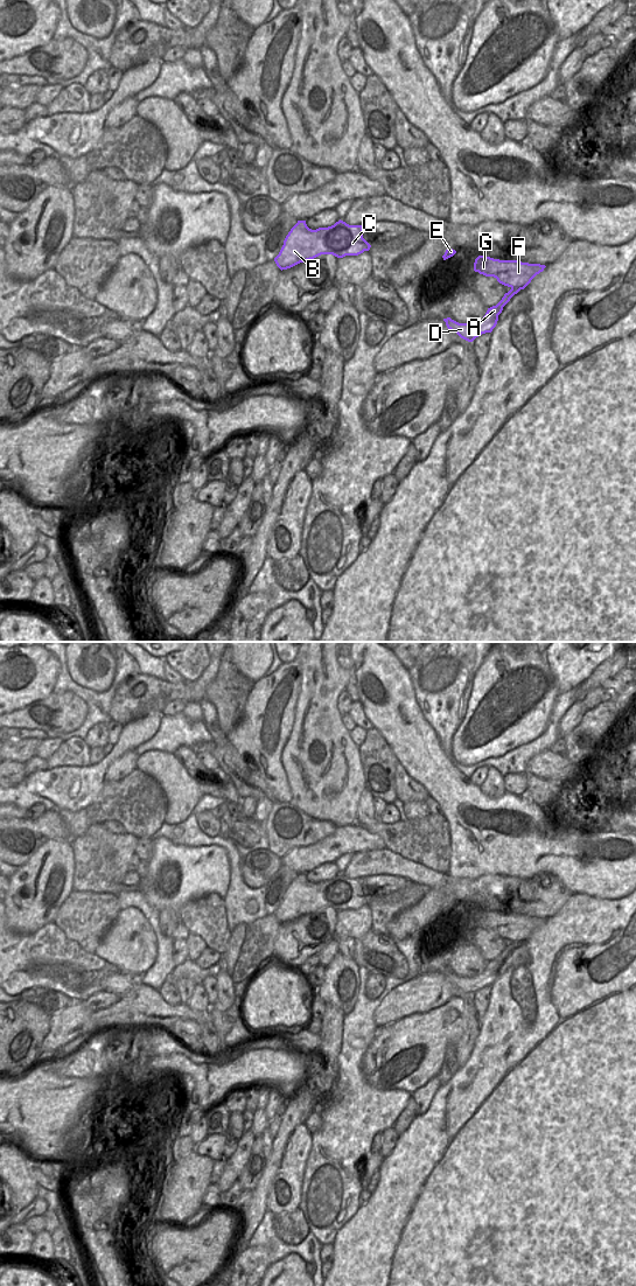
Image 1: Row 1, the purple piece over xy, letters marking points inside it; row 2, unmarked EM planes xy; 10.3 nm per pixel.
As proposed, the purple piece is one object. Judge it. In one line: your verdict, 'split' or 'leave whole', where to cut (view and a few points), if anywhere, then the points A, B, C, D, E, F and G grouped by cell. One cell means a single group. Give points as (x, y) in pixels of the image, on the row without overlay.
split | xy (511, 941), (519, 943) | A D / B C E F G

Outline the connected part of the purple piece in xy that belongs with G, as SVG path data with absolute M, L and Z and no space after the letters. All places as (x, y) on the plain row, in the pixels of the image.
M478 909L474 916L475 925L485 930L494 930L499 937L519 943L524 943L545 921L540 917L499 914L485 909Z

